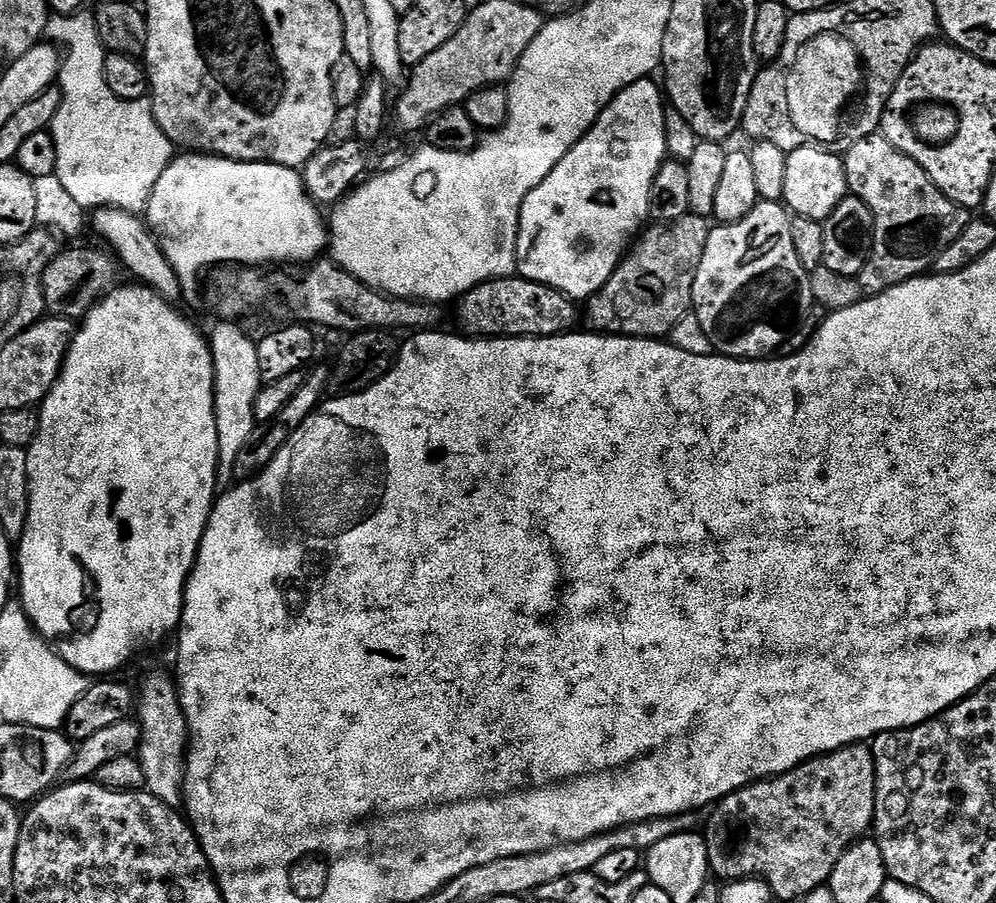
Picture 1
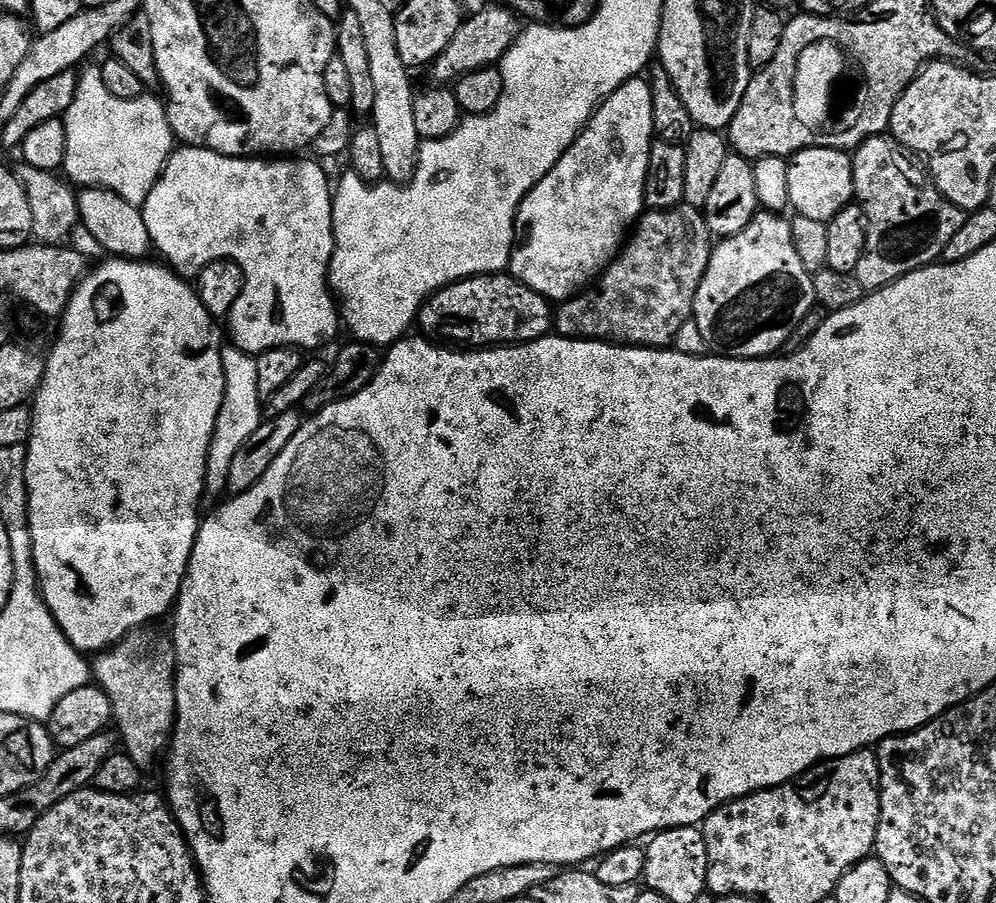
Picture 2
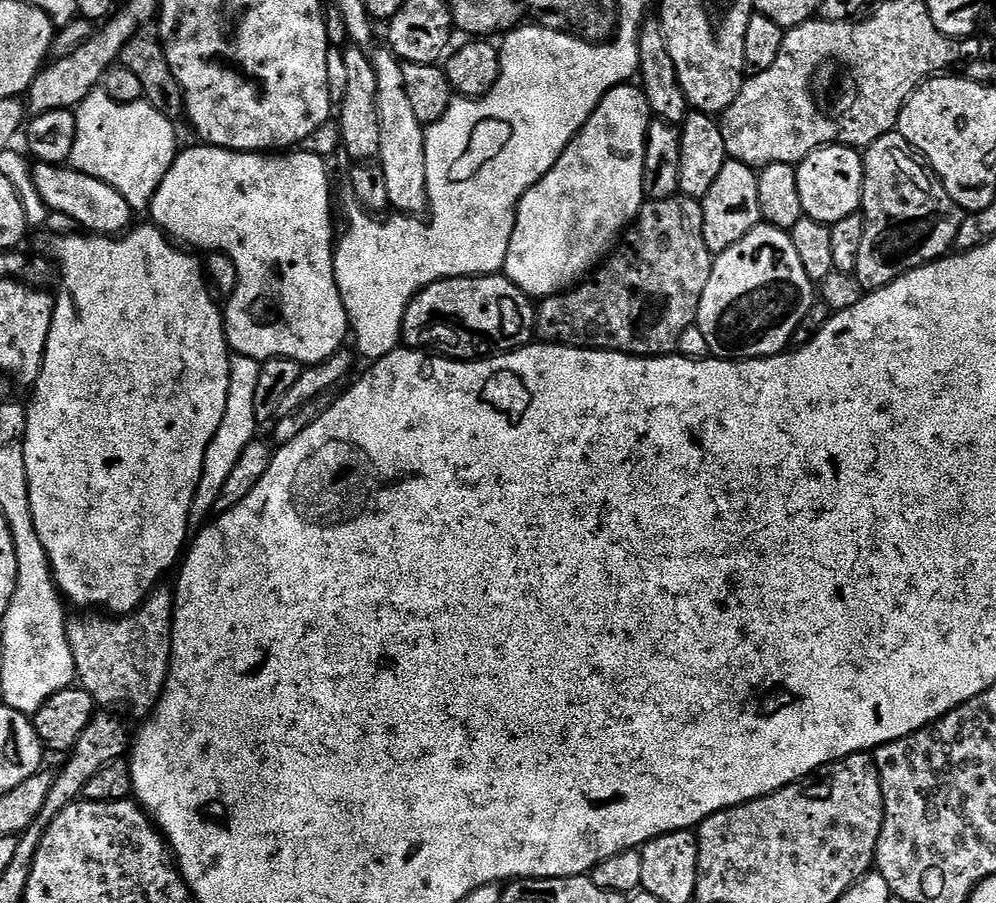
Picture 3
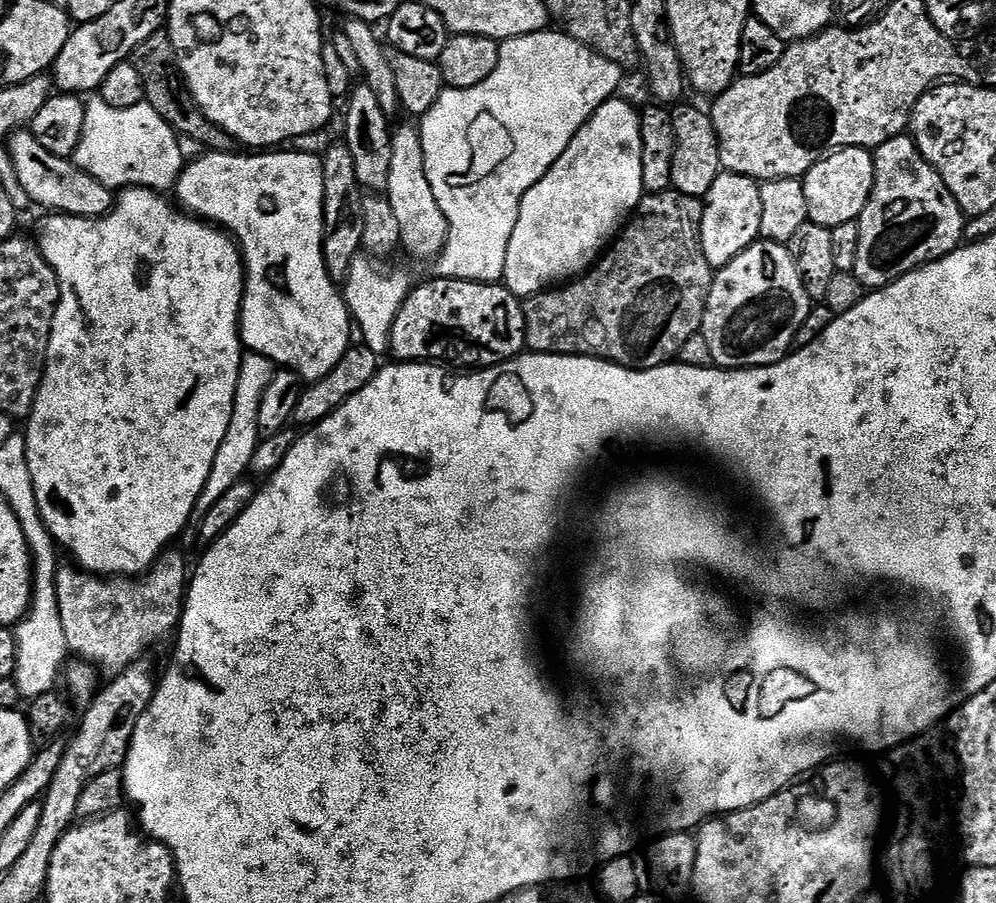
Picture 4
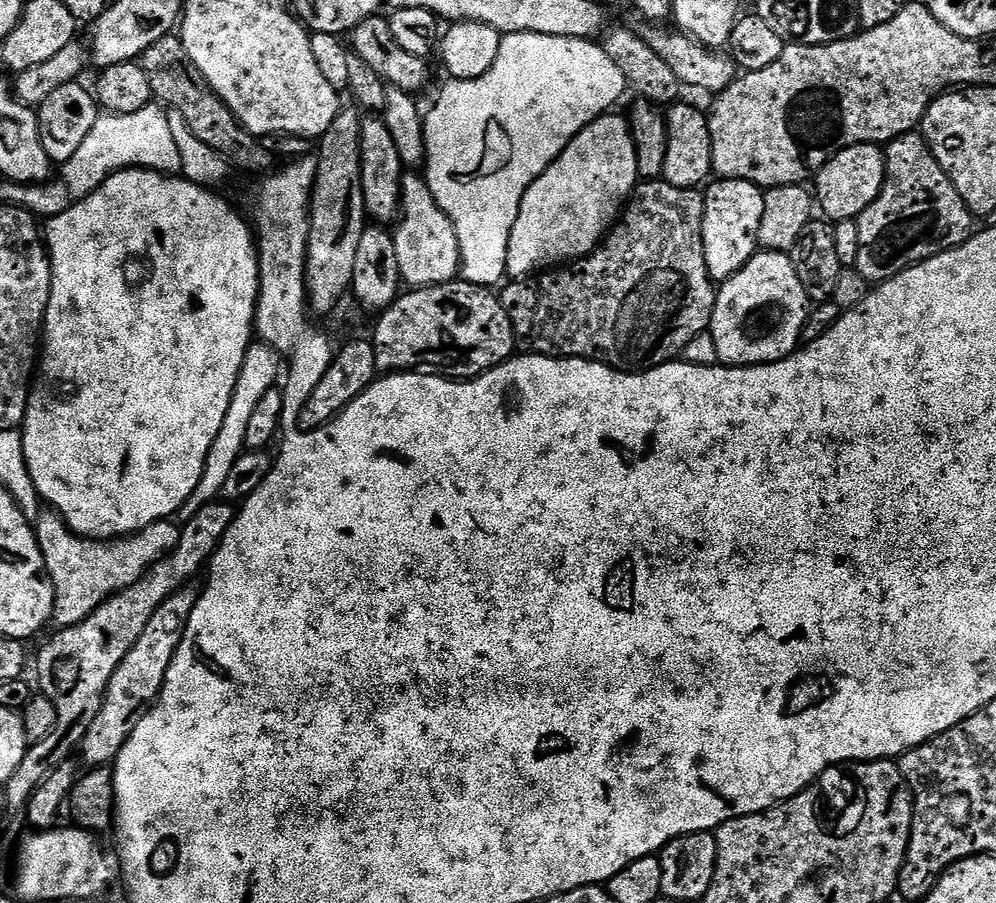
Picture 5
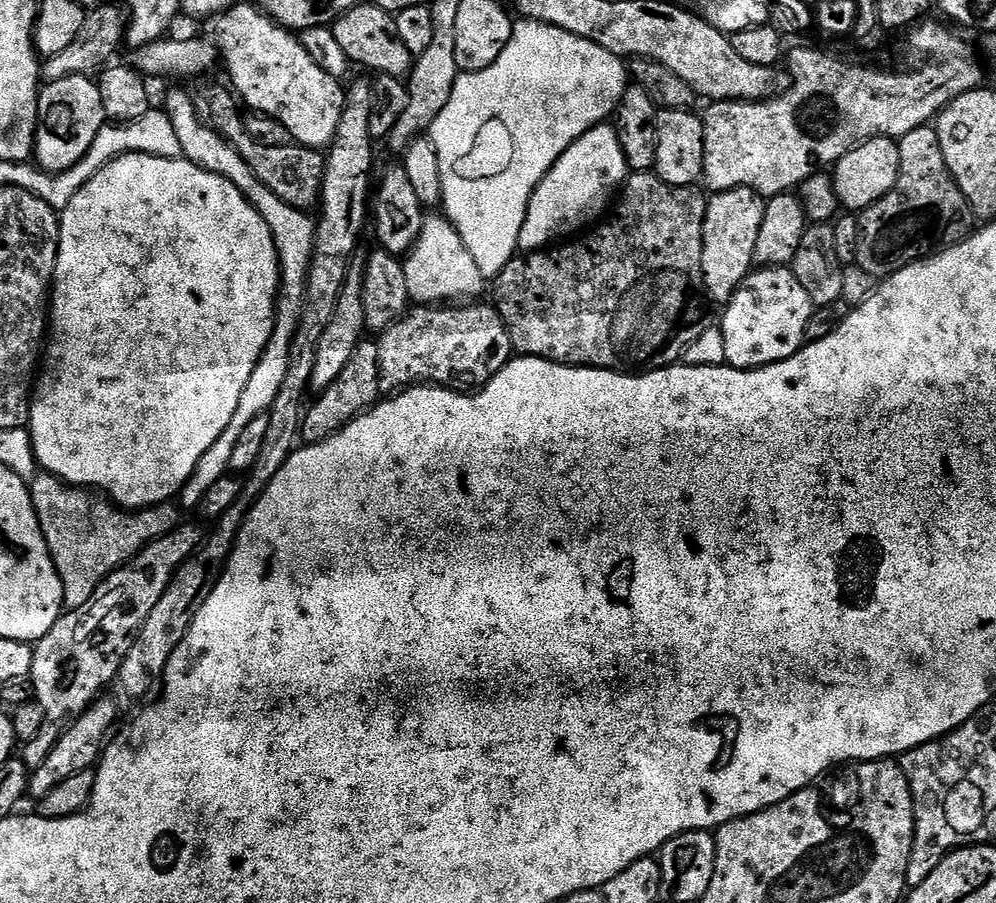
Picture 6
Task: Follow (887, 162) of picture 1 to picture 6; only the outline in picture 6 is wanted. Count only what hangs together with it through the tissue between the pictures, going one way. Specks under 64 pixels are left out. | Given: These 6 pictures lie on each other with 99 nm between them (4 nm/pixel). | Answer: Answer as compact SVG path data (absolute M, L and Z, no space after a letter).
M935 127L910 130L898 143L900 165L894 190L865 208L859 217L856 264L877 278L887 278L915 260L952 248L974 231L972 208L942 158Z

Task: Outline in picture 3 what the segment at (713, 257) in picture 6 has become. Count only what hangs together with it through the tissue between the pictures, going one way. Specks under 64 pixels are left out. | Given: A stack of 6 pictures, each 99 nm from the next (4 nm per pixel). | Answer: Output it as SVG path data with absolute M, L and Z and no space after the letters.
M728 159L718 173L714 186L706 193L701 203L702 234L706 238L706 246L714 254L730 250L734 242L742 242L750 230L762 223L758 206L758 172L757 169L734 159Z

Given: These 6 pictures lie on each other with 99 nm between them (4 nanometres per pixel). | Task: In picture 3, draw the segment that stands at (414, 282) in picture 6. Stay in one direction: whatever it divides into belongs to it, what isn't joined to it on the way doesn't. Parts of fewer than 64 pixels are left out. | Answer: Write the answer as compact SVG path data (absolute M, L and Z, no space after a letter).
M387 46L377 47L371 53L374 74L378 74L378 122L382 125L382 146L378 163L382 174L386 174L386 187L390 202L400 214L420 214L428 208L426 186L426 142L425 125L418 122L414 106L410 106L410 94L406 94L404 64Z

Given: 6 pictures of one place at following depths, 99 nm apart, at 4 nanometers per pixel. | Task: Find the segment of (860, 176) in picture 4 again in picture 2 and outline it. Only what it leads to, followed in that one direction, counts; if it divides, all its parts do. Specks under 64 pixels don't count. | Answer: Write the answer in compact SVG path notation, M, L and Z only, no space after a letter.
M803 148L791 157L790 205L799 215L818 218L825 222L832 220L848 204L853 203L854 170L852 156L838 148Z

